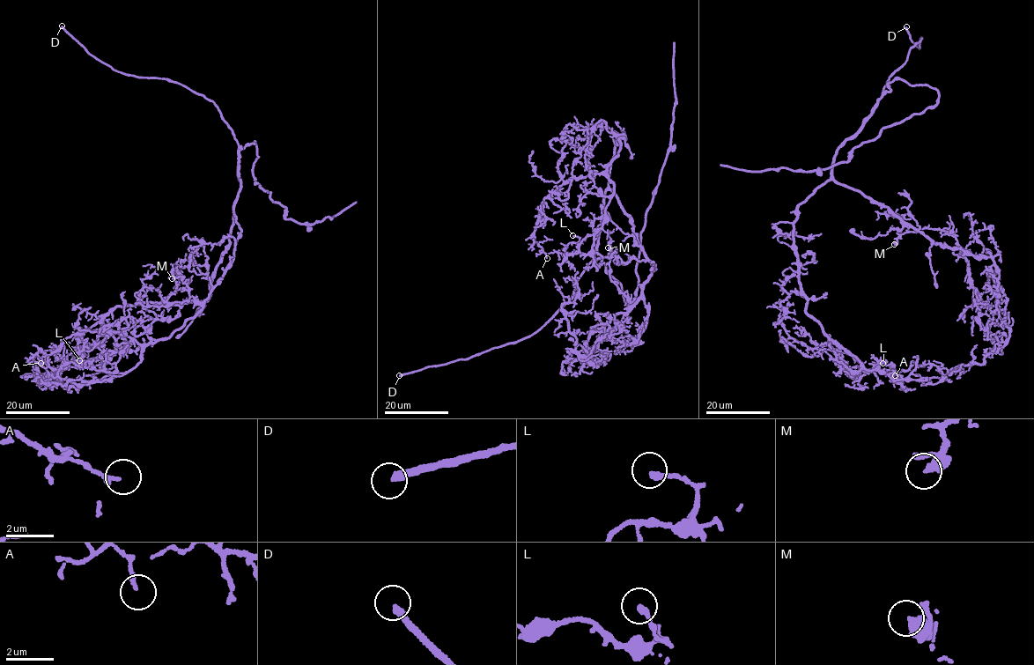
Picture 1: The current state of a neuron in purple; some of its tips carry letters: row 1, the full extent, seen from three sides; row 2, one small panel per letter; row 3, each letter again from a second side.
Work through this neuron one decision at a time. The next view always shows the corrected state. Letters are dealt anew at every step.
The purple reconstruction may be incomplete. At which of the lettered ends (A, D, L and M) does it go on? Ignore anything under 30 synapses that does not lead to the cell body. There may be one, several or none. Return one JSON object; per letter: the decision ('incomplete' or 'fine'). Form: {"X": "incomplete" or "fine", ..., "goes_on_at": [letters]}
{"A": "fine", "D": "incomplete", "L": "fine", "M": "fine", "goes_on_at": ["D"]}

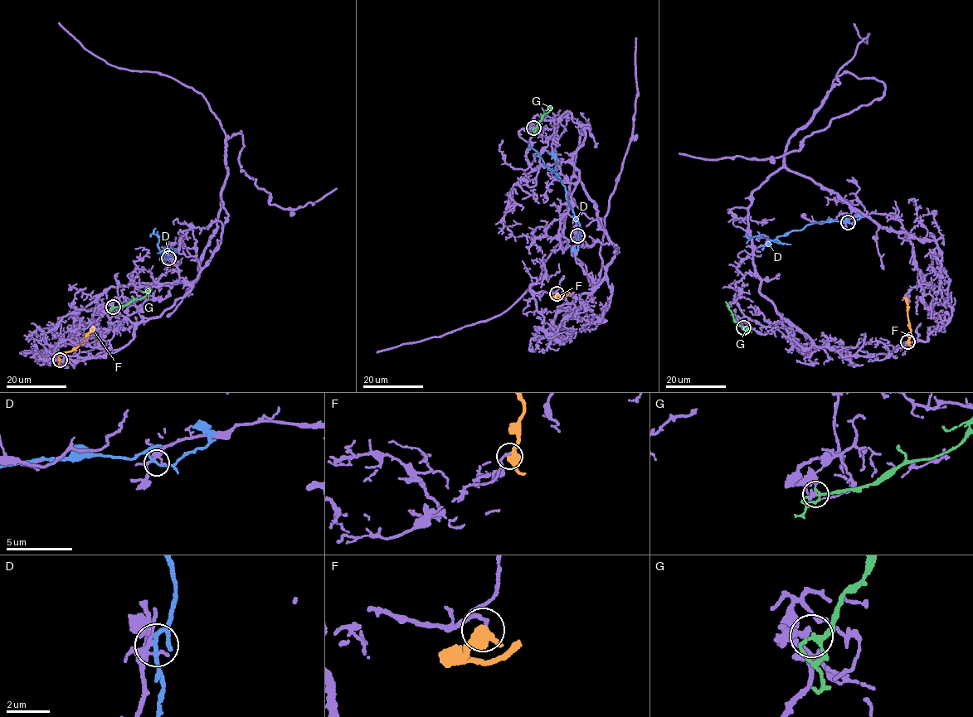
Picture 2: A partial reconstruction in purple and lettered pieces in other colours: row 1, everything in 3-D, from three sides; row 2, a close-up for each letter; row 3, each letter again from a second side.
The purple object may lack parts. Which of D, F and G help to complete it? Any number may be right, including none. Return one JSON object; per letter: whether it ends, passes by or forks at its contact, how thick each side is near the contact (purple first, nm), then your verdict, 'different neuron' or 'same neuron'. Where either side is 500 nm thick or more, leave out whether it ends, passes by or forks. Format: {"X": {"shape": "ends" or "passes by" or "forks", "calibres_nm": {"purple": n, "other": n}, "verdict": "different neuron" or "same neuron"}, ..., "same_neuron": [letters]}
{"D": {"shape": "passes by", "calibres_nm": {"purple": 220, "other": 160}, "verdict": "different neuron"}, "F": {"shape": "passes by", "calibres_nm": {"purple": 170, "other": 480}, "verdict": "different neuron"}, "G": {"shape": "passes by", "calibres_nm": {"purple": 240, "other": 180}, "verdict": "different neuron"}, "same_neuron": []}

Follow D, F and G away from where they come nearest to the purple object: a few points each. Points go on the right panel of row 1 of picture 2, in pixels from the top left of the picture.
D: (848, 222), (813, 222), (800, 230), (779, 235), (776, 239), (779, 244), (762, 236), (749, 239), (746, 244)
F: (907, 341), (911, 328), (903, 297)
G: (743, 327), (735, 322), (729, 307)

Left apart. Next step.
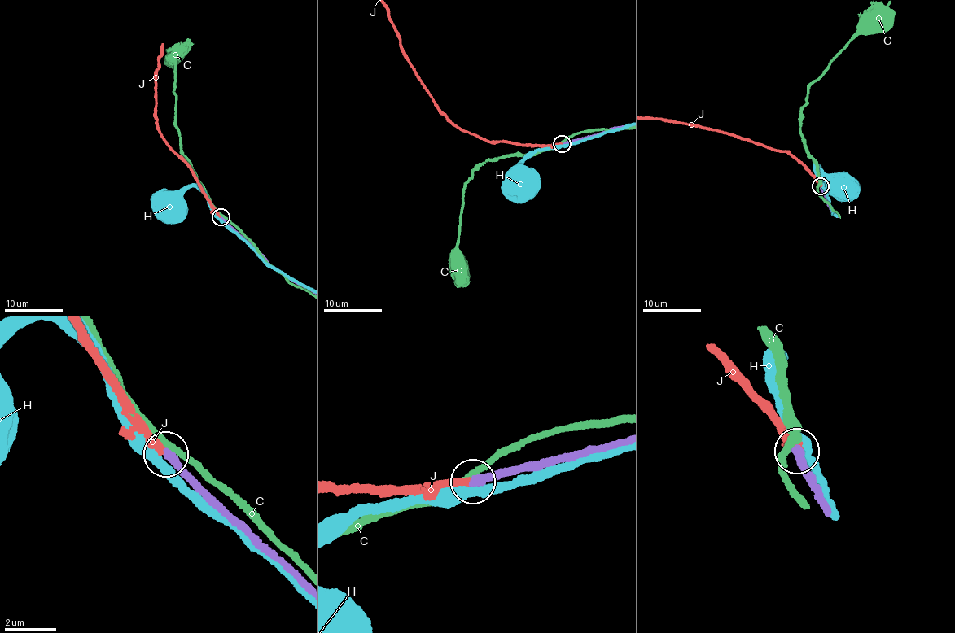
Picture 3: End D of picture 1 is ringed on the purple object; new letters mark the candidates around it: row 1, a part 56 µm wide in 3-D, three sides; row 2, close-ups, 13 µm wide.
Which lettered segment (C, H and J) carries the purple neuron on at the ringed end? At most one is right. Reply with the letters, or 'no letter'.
J

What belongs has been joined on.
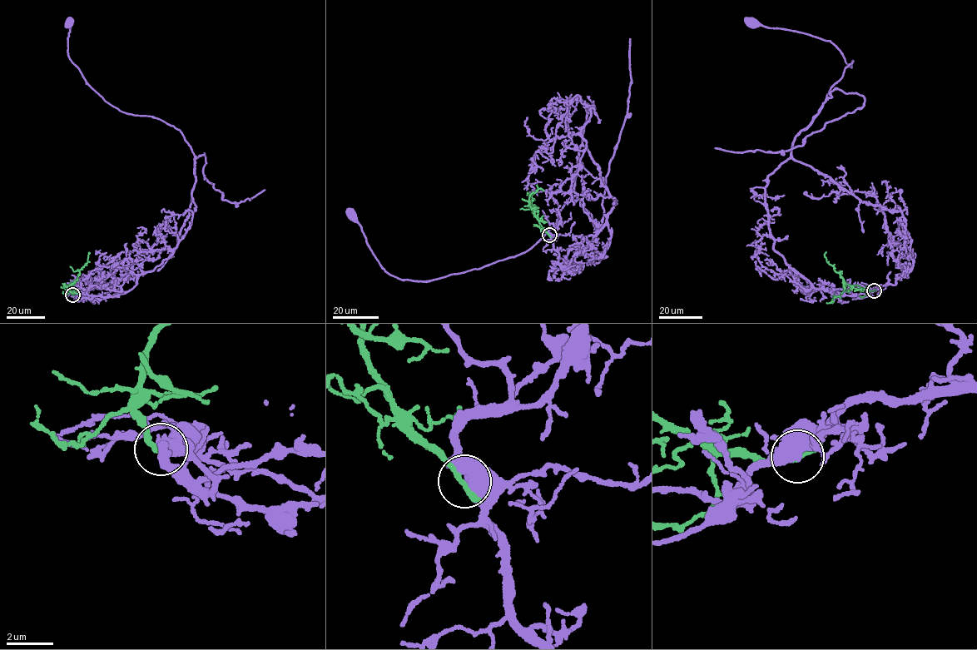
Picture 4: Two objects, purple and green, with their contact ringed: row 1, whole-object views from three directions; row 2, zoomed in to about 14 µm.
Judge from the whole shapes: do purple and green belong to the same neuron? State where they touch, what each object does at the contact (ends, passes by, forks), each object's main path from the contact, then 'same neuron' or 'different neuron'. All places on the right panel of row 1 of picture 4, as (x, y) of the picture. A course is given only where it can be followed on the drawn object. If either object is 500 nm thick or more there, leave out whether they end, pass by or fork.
(874, 290) | purple forks | green passes by | purple via (873, 290), (894, 285), (912, 260), (880, 205), (791, 150), (853, 61), (850, 68), (830, 42), (752, 23) | green via (873, 290), (845, 283), (826, 261), (825, 252) | same neuron

